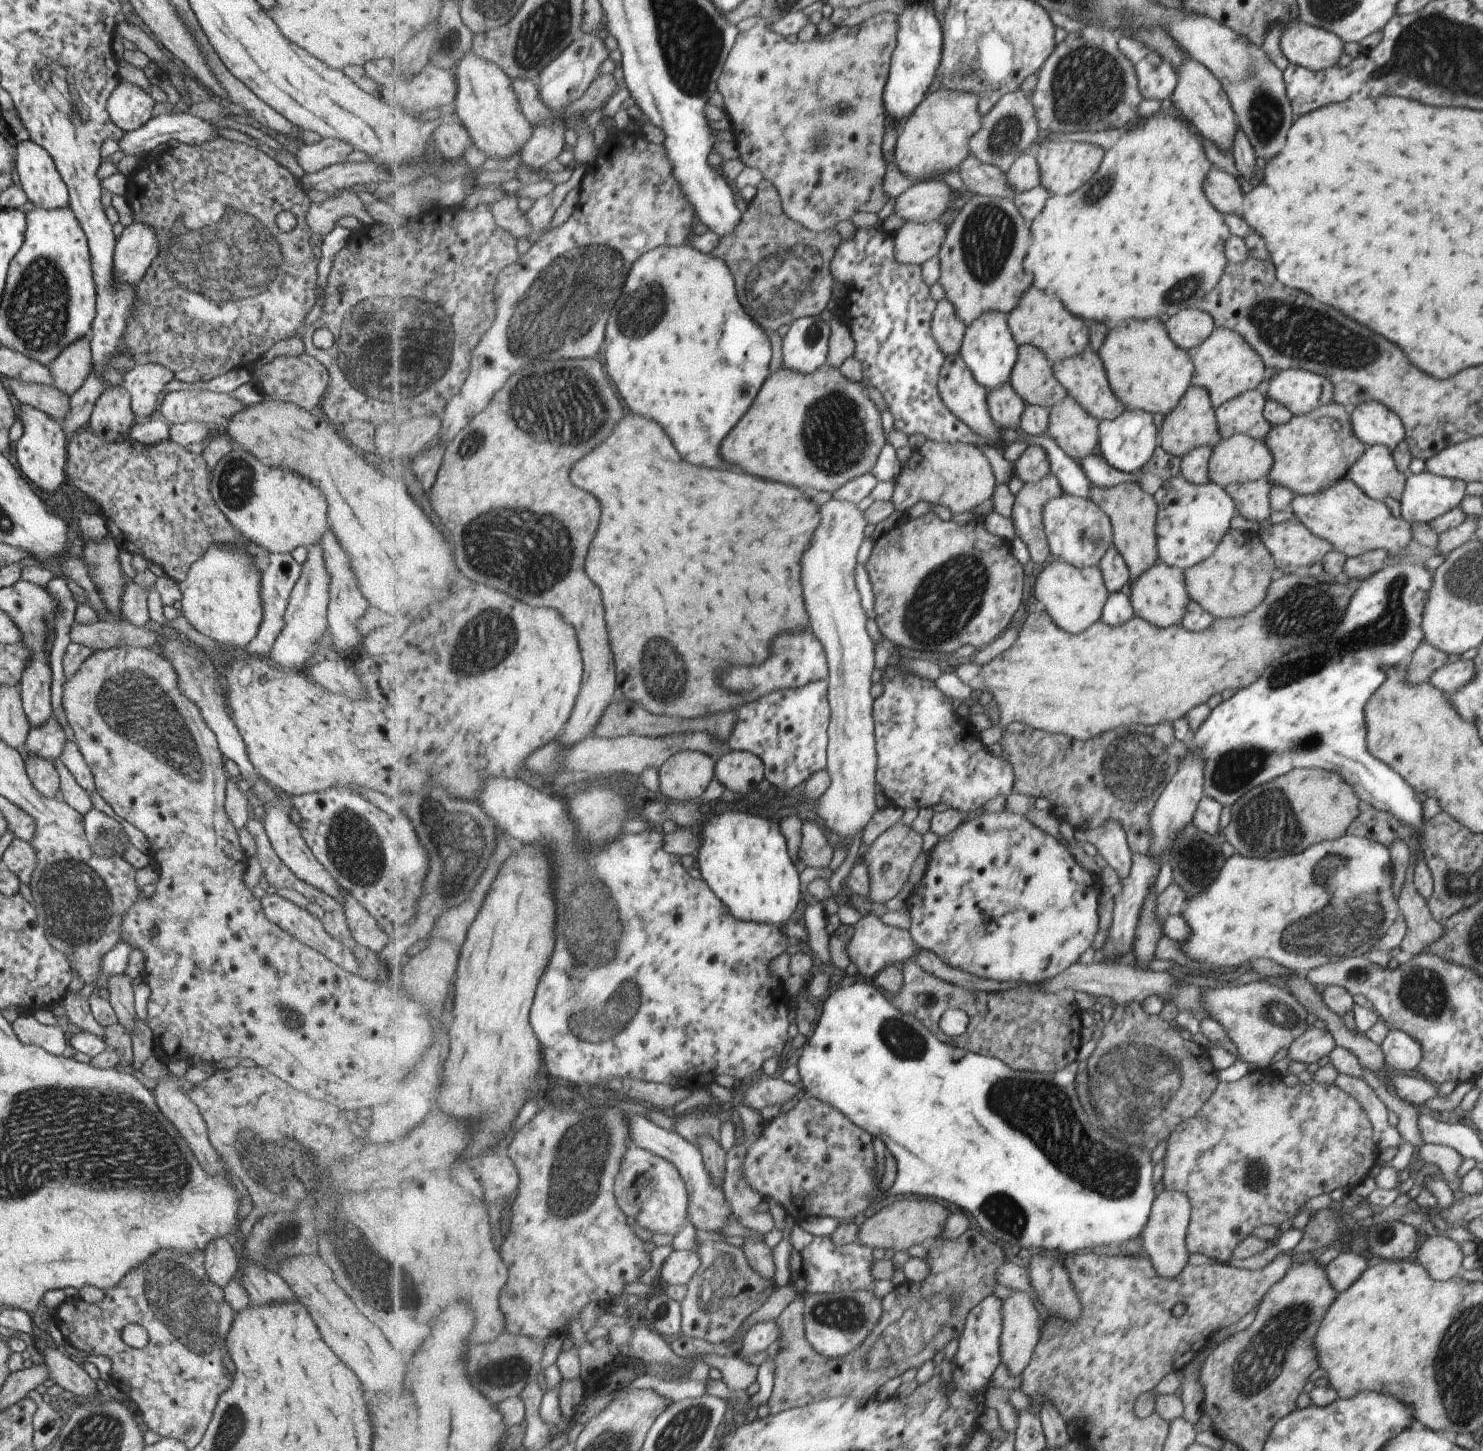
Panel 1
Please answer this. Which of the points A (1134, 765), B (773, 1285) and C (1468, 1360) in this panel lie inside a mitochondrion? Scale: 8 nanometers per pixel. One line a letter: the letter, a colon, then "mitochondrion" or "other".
A: mitochondrion
B: other
C: mitochondrion

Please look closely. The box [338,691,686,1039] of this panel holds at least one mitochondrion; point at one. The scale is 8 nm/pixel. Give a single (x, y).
(455, 840)

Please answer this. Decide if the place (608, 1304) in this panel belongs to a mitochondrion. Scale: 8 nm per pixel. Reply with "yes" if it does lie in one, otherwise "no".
no

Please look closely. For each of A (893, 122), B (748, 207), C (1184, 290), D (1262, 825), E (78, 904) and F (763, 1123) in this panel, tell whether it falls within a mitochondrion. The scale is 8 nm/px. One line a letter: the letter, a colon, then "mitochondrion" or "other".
A: other
B: other
C: mitochondrion
D: mitochondrion
E: mitochondrion
F: other

